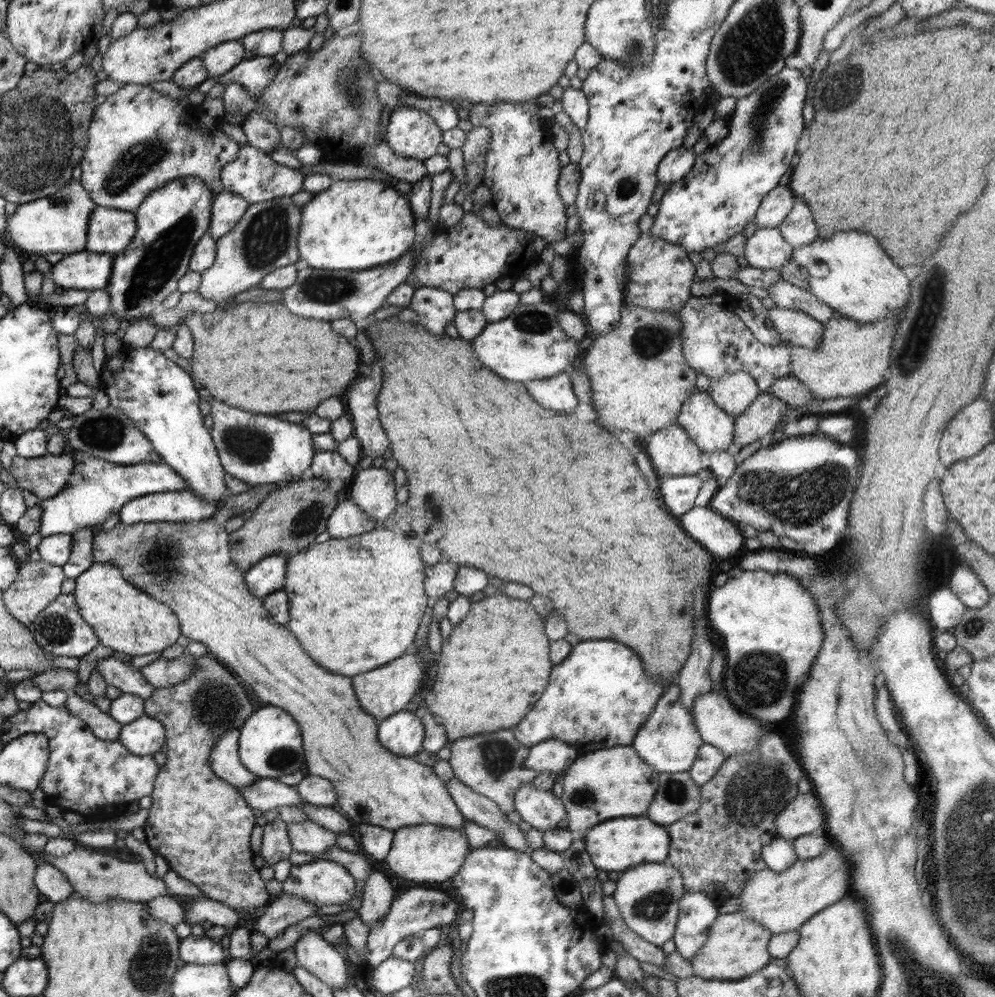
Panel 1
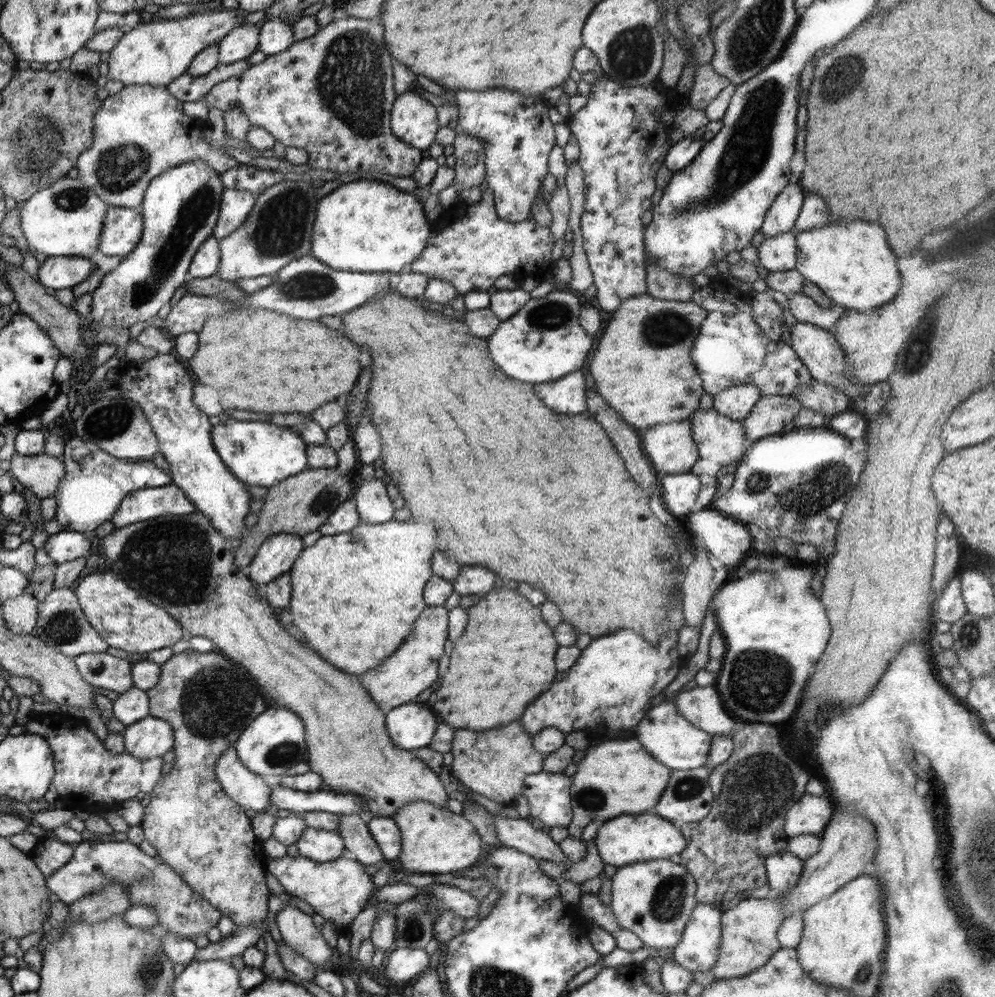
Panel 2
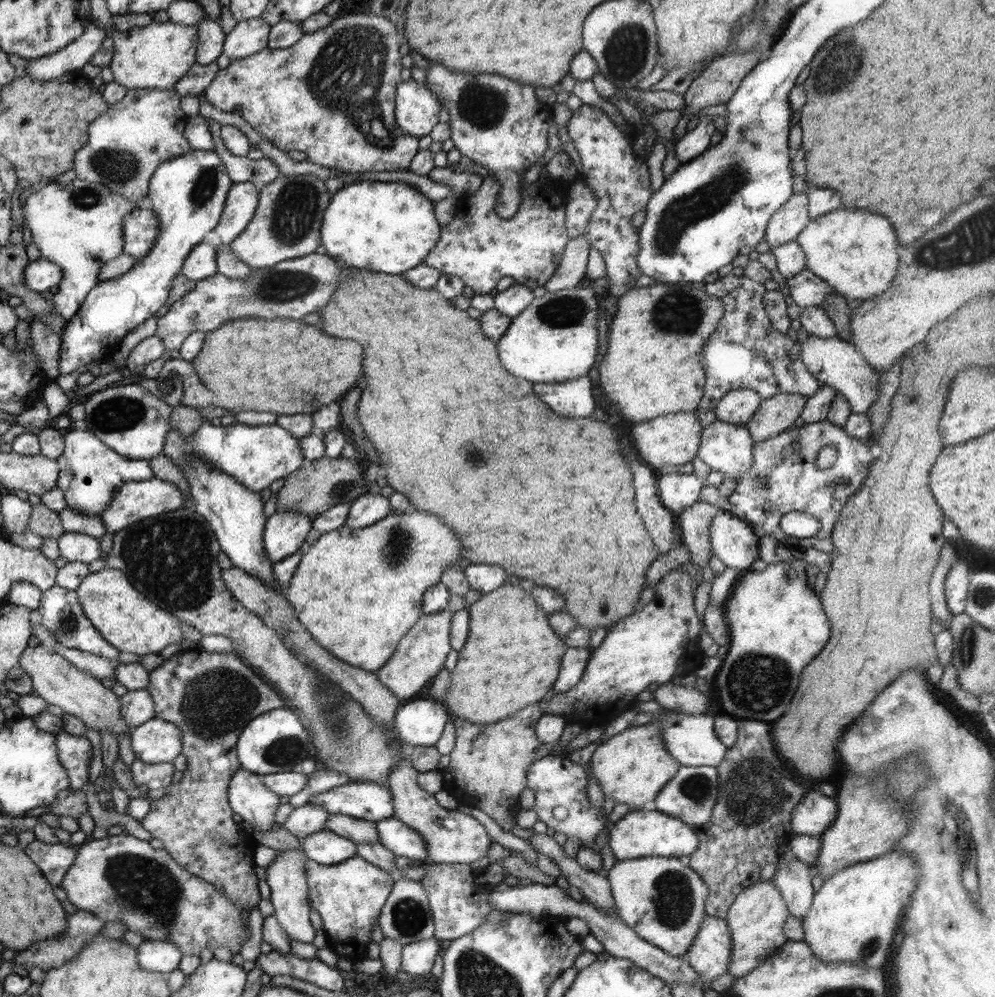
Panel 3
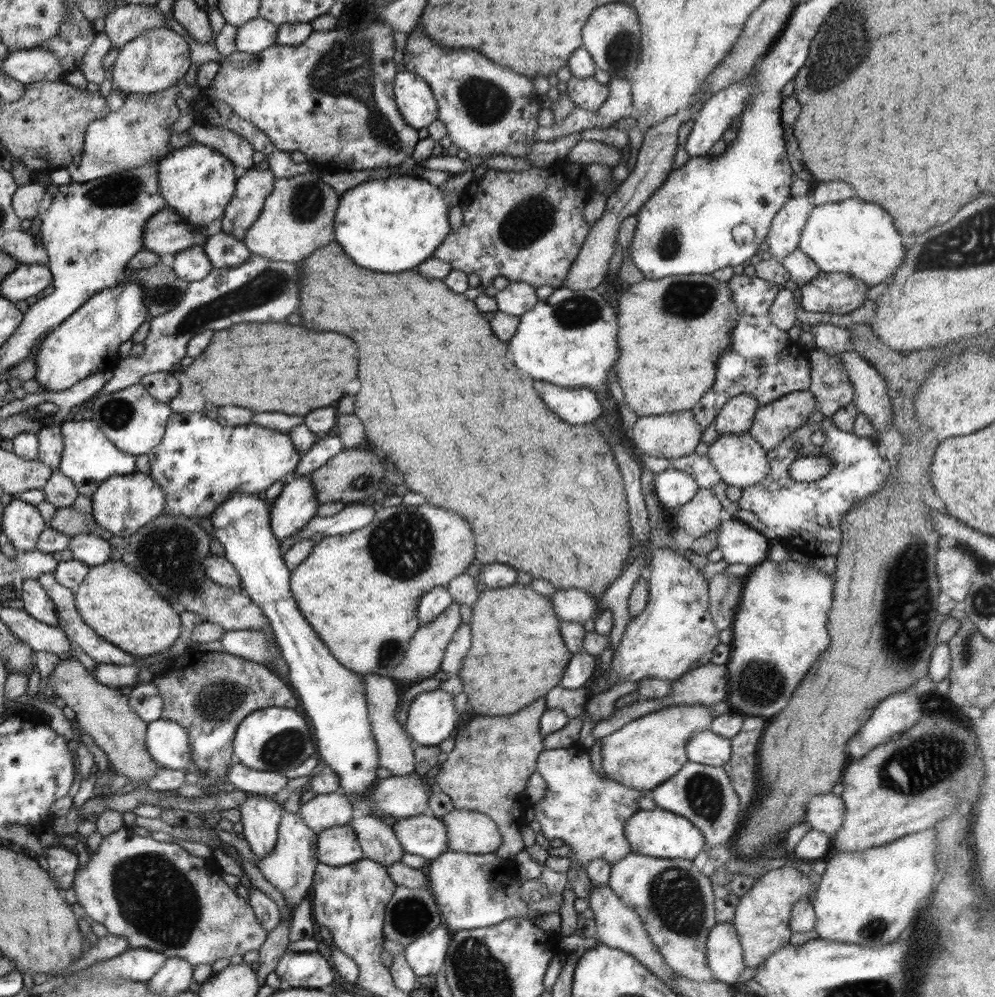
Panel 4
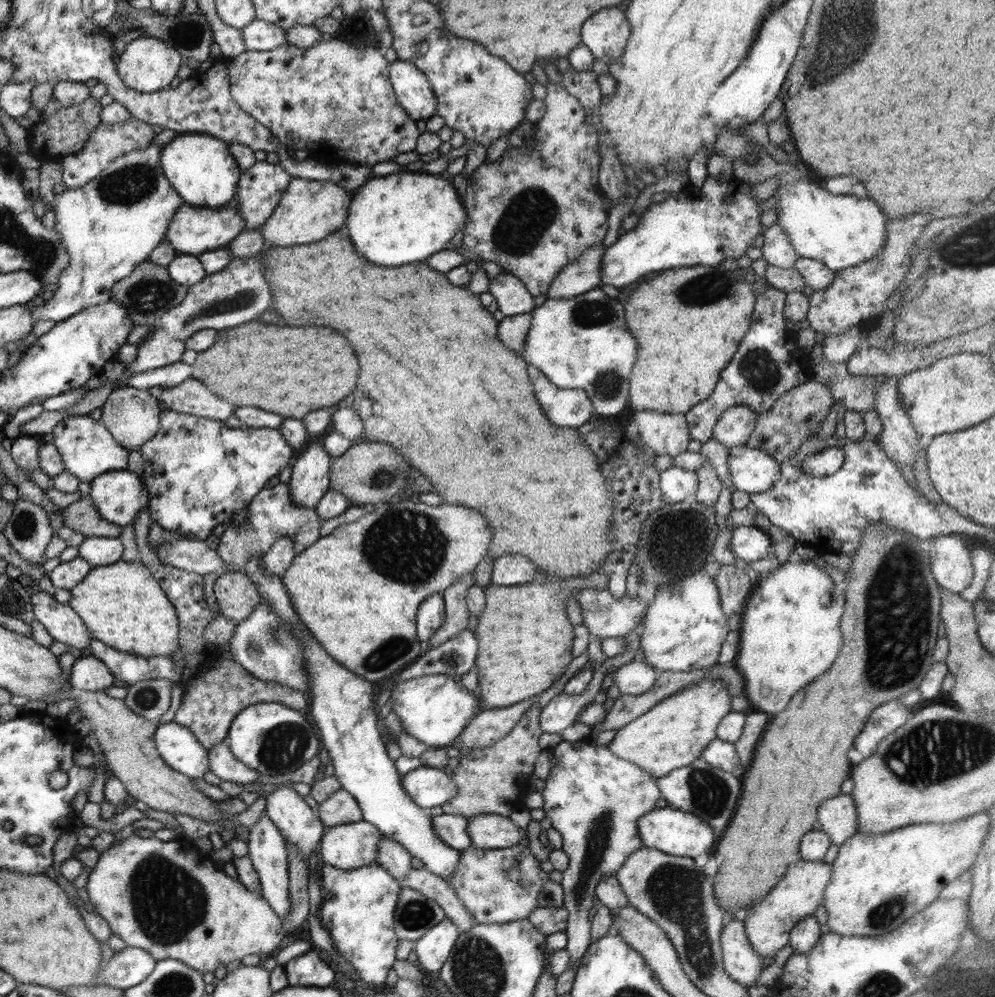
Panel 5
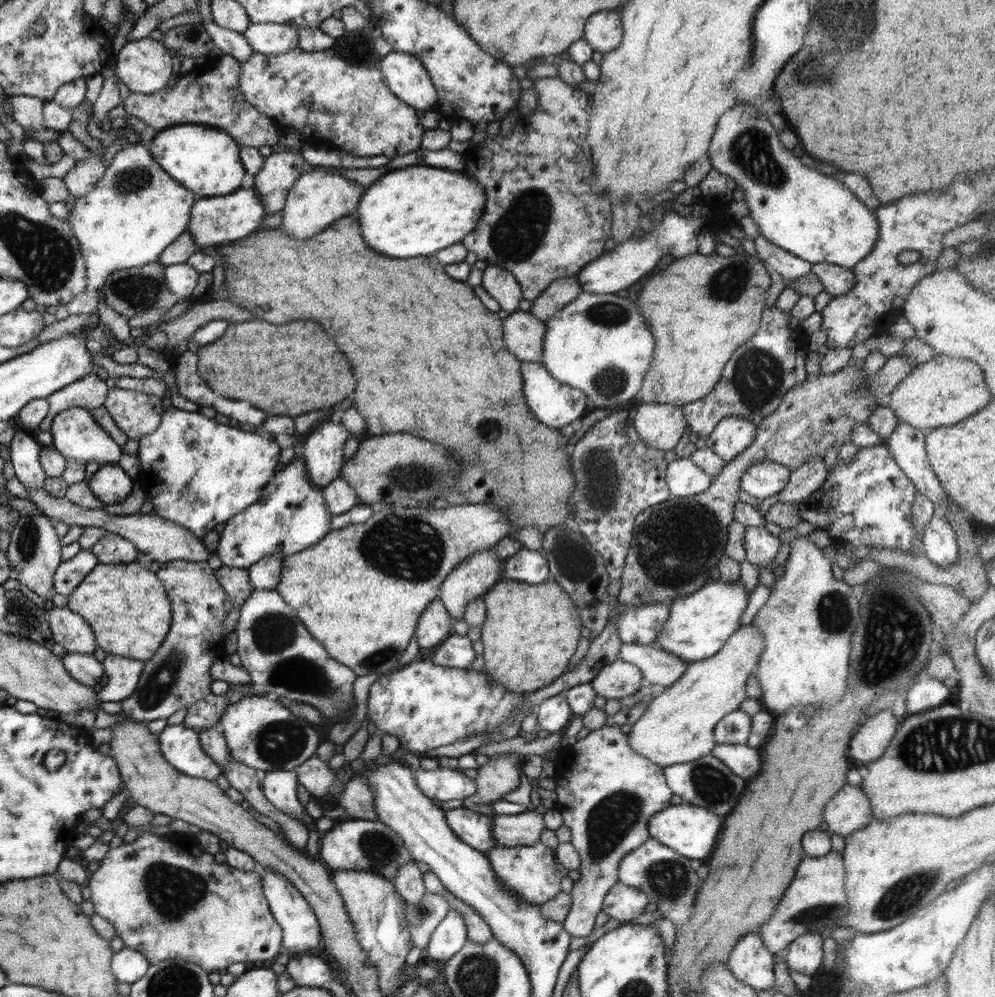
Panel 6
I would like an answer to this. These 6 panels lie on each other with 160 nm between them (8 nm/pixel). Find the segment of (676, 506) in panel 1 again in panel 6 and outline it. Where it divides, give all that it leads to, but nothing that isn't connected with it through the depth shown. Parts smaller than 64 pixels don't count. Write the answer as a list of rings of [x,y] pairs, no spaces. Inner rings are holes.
[[[677,457],[667,464],[665,480],[672,495],[688,497],[704,492],[714,479],[689,458]]]

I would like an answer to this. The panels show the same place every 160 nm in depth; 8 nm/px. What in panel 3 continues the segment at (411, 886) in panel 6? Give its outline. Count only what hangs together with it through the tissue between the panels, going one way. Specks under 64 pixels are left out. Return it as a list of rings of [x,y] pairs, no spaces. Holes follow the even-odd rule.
[[[329,813],[325,828],[356,844],[376,844],[381,840],[375,822],[345,814]]]

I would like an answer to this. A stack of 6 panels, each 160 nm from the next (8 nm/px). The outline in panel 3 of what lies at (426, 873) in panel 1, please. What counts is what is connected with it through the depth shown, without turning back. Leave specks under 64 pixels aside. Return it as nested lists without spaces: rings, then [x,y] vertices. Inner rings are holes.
[[[406,754],[406,758],[398,761],[390,771],[387,780],[394,803],[393,816],[402,820],[418,831],[427,842],[426,863],[436,864],[471,864],[486,858],[494,841],[488,835],[486,828],[470,814],[459,811],[455,806],[443,807],[432,794],[420,788],[417,783],[417,771]]]

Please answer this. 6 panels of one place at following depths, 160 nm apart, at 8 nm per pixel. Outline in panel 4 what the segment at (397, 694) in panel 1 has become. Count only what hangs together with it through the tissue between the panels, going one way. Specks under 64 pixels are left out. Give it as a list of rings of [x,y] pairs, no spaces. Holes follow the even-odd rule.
[[[454,602],[440,616],[435,617],[427,625],[419,625],[418,630],[414,633],[413,639],[410,640],[409,647],[400,664],[390,673],[390,678],[396,684],[401,682],[408,688],[411,685],[420,683],[424,679],[432,679],[441,675],[440,663],[446,647],[462,623],[460,605]]]

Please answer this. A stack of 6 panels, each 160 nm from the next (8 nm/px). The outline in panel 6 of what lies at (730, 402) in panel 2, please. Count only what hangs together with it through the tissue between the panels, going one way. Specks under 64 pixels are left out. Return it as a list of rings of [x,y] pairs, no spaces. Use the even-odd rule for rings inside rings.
[[[728,416],[707,437],[707,447],[723,458],[725,463],[730,463],[752,445],[756,430],[757,426],[750,420]]]

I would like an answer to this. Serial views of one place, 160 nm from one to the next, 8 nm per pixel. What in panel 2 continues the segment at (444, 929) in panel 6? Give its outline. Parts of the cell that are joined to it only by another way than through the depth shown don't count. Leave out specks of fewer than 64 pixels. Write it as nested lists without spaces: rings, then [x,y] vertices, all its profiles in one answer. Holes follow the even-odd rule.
[[[396,948],[390,956],[388,956],[388,964],[386,964],[386,978],[396,981],[407,981],[414,978],[416,974],[422,975],[427,972],[434,959],[428,955],[424,949],[416,948]]]

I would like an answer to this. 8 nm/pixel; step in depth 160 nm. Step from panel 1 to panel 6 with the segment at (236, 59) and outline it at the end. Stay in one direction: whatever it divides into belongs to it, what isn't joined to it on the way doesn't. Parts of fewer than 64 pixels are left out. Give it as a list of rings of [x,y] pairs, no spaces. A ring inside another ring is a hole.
[[[250,23],[243,36],[262,55],[282,55],[298,47],[298,29],[287,24]]]

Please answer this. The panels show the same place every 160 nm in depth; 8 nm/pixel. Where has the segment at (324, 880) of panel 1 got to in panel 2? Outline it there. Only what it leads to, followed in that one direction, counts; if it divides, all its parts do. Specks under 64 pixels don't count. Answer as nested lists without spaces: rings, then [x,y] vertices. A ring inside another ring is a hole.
[[[348,854],[330,862],[318,862],[302,855],[285,855],[282,858],[268,856],[264,865],[267,872],[276,876],[284,886],[286,895],[306,901],[316,914],[338,925],[339,932],[350,930],[355,918],[367,907],[368,899],[377,890],[365,865]]]

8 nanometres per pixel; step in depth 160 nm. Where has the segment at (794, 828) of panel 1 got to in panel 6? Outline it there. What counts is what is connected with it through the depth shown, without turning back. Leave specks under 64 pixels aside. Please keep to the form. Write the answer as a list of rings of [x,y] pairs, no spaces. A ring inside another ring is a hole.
[[[846,783],[823,810],[823,821],[829,826],[827,832],[843,837],[864,828],[873,819],[868,795],[861,785],[850,783]]]

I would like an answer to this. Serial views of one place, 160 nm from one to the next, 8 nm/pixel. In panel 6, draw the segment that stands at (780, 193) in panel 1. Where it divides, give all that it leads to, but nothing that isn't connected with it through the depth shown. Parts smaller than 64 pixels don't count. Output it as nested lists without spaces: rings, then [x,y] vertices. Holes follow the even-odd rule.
[[[759,235],[752,238],[757,250],[757,256],[765,263],[770,264],[785,282],[796,280],[812,270],[810,261],[802,260],[783,248],[772,244],[766,237]]]

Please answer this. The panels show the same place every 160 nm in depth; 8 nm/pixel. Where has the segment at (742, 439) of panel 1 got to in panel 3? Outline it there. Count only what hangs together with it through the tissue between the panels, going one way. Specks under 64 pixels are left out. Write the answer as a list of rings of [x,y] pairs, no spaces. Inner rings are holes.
[[[778,393],[770,399],[763,399],[750,423],[744,427],[755,443],[770,439],[789,430],[800,417],[807,397]]]

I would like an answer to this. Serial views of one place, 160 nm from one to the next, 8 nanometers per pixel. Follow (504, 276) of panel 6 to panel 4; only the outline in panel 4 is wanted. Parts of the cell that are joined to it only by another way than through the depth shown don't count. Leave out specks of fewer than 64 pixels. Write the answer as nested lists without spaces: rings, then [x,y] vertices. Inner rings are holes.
[[[510,281],[508,286],[493,296],[497,302],[497,310],[510,316],[521,317],[539,301],[536,289],[527,282]]]

